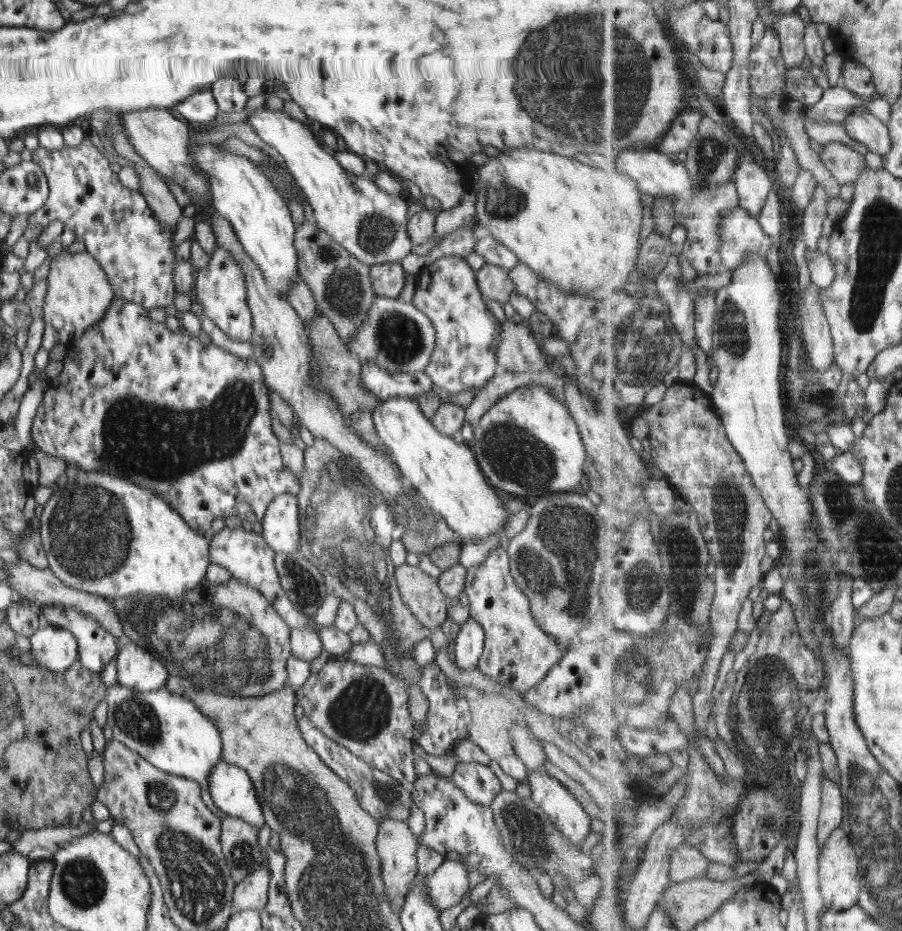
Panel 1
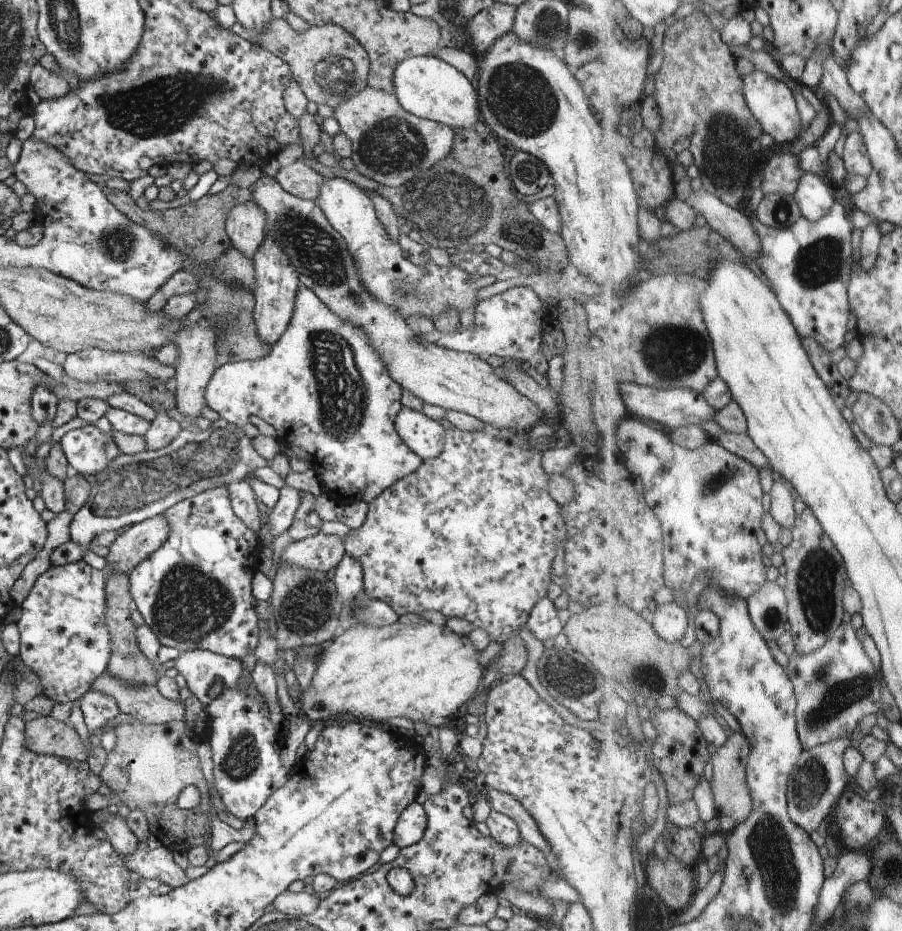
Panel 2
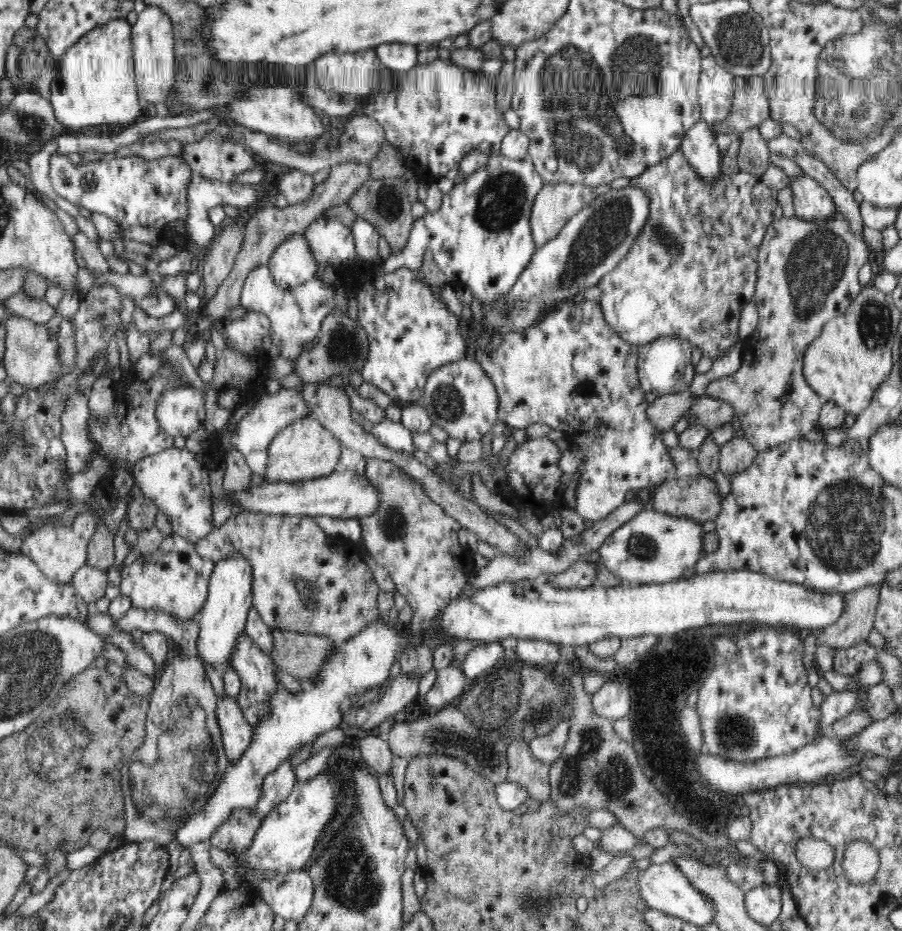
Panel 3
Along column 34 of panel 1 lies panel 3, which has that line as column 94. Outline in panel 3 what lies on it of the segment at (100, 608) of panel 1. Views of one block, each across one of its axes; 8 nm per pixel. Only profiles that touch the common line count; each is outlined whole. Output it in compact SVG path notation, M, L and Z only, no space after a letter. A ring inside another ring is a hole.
M84 564L74 572L71 585L86 603L94 605L100 598L105 597L108 586L107 571Z

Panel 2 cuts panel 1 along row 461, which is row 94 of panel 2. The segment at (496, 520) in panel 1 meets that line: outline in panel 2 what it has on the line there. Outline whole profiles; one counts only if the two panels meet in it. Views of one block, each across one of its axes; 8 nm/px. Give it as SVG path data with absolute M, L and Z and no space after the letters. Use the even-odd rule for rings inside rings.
M419 55L399 61L393 71L392 83L393 94L402 109L417 118L435 121L453 130L468 129L480 121L475 84L435 55Z

